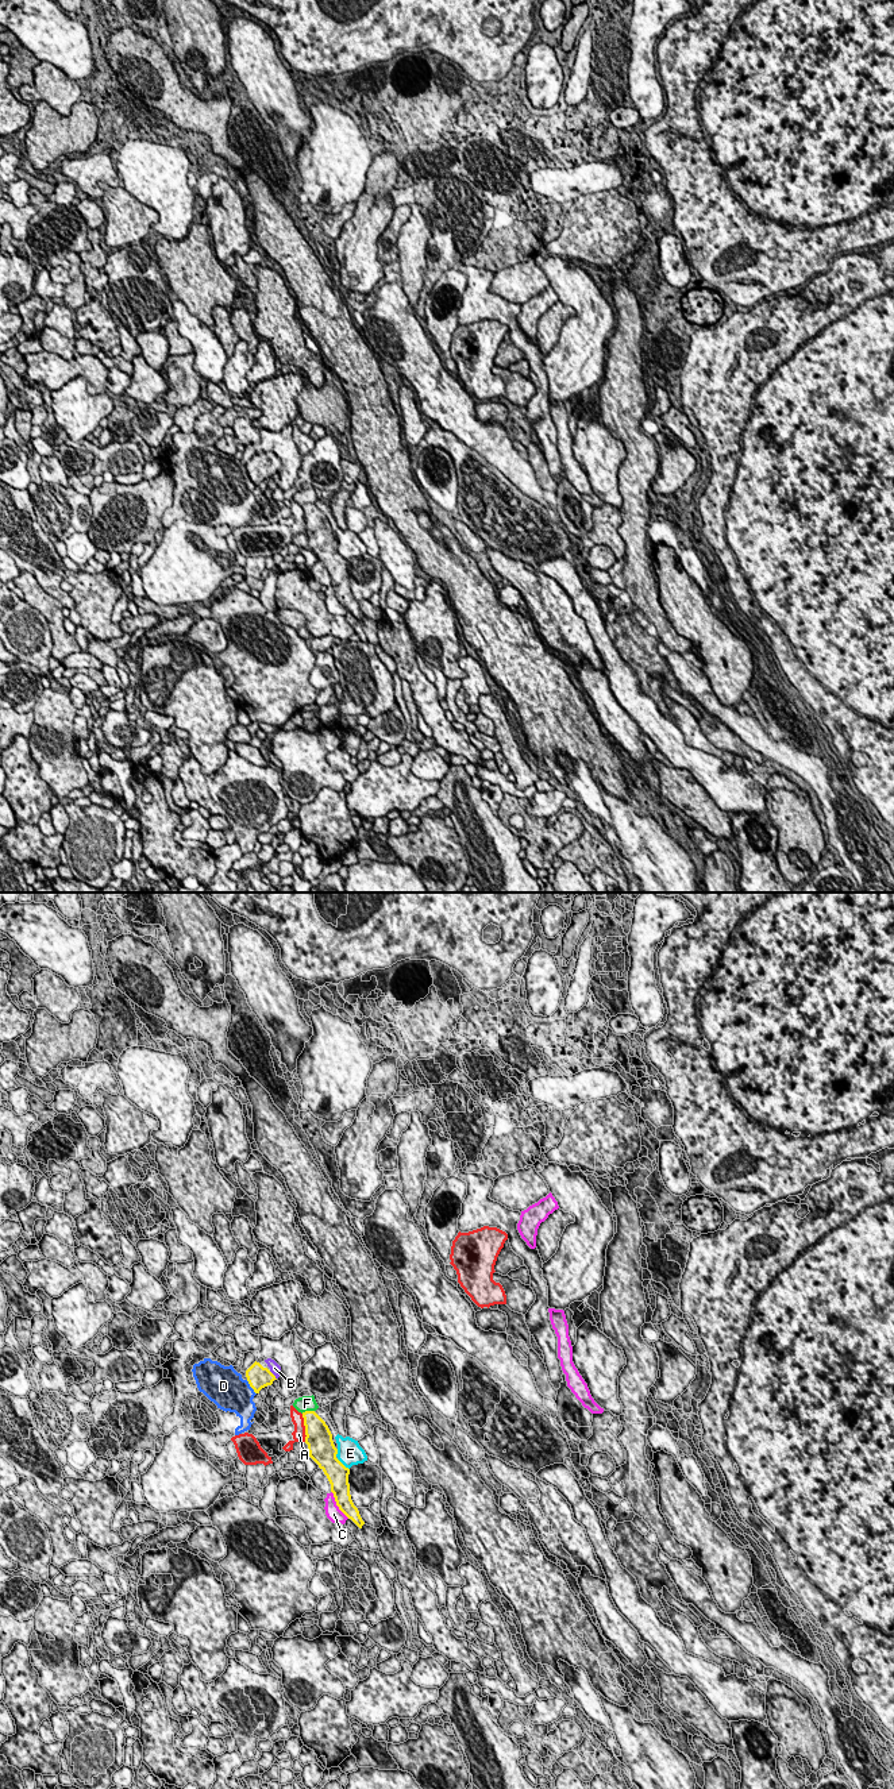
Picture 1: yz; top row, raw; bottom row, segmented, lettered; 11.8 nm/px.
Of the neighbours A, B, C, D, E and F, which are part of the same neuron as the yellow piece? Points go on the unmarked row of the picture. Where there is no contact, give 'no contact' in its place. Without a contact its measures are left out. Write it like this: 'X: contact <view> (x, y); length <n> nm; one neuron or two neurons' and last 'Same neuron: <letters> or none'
A: contact yz (305, 520); length 340 nm; two neurons
B: contact yz (273, 467); length 140 nm; one neuron
C: contact yz (336, 597); length 400 nm; two neurons
D: contact yz (250, 478); length 220 nm; two neurons
E: contact yz (342, 556); length 200 nm; two neurons
F: contact yz (307, 504); length 160 nm; two neurons
Same neuron: B

